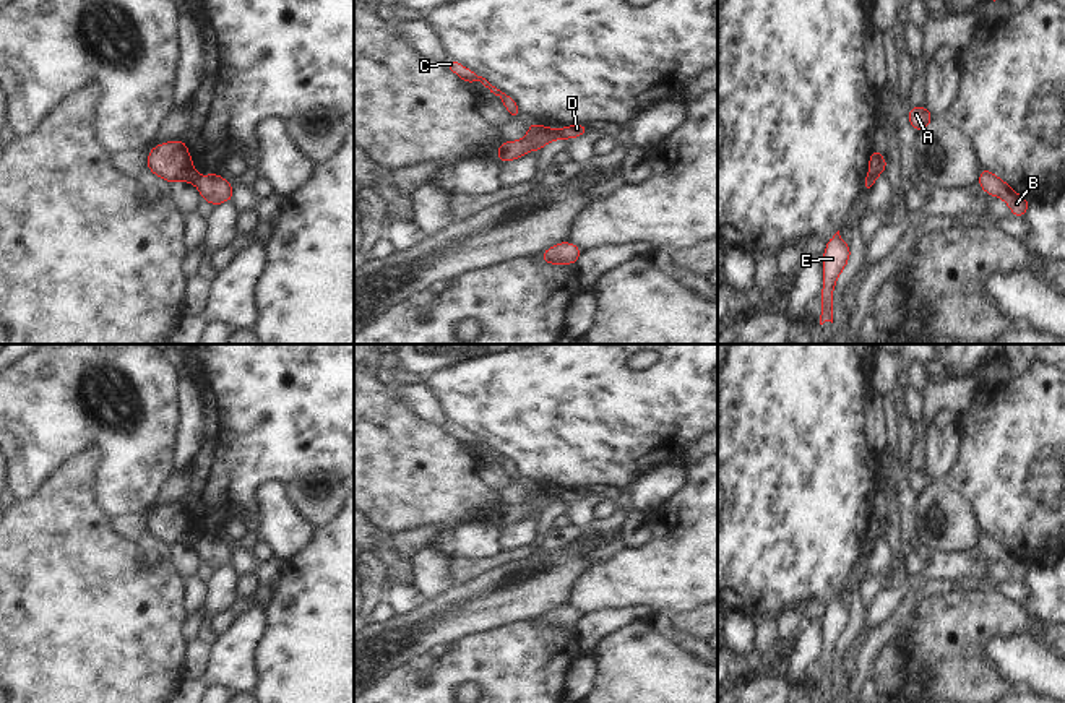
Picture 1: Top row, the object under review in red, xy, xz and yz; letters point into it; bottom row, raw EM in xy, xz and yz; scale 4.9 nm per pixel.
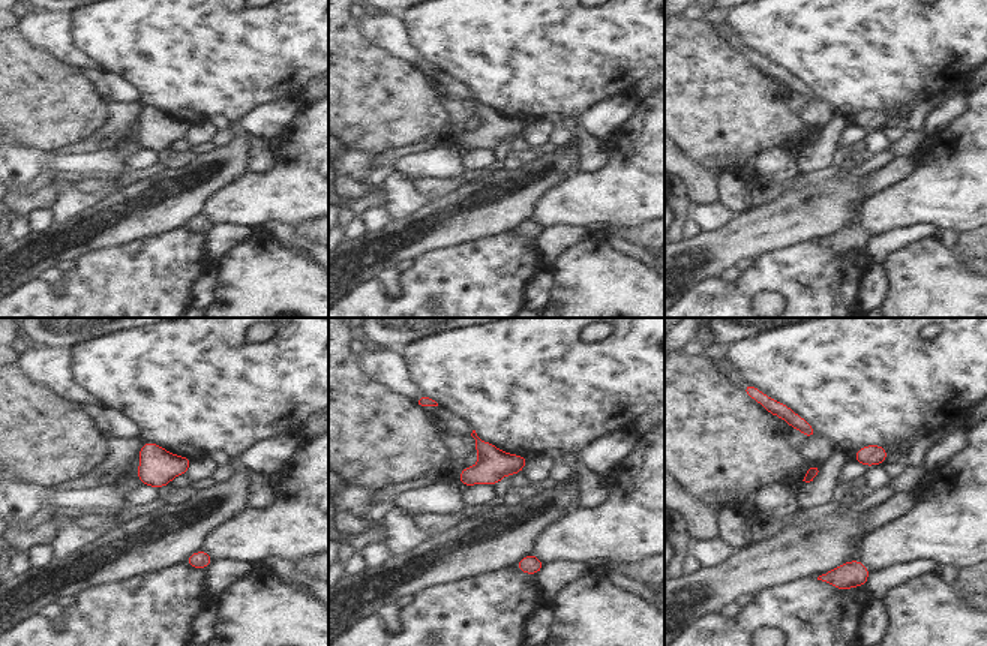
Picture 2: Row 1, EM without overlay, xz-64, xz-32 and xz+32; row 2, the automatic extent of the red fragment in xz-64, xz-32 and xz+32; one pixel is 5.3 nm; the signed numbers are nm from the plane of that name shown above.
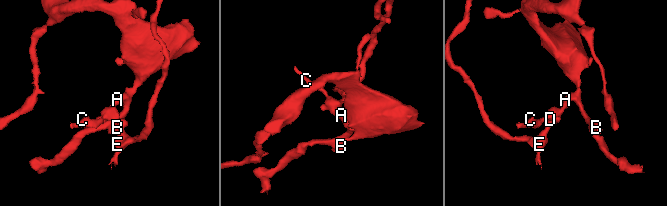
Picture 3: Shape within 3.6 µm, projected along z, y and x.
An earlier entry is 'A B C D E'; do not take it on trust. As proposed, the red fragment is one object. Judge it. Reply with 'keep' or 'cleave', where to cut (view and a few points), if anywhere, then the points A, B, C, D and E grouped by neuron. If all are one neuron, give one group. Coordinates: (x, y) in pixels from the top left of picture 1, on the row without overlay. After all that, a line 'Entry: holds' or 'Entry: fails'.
cleave; cut xz (559, 492), (564, 500); groups A B C / D E
Entry: fails

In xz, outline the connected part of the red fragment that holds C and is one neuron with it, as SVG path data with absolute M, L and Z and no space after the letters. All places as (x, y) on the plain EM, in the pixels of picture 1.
M450 422L445 430L448 433L451 433L453 437L456 437L463 445L466 446L476 446L481 445L485 451L490 453L490 456L494 456L495 459L500 461L500 466L507 471L508 477L511 479L511 482L518 482L521 479L516 464L502 456L500 453L497 453L495 450L492 450L485 442L479 440L477 437L474 437L472 433L463 430L459 425L456 425L455 422Z

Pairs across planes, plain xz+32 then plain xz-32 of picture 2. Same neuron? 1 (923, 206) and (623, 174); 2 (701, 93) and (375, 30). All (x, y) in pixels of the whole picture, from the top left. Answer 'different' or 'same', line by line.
1: same
2: different

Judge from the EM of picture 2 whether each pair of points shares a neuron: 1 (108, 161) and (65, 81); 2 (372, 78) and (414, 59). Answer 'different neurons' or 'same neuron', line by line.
1: different neurons
2: different neurons

